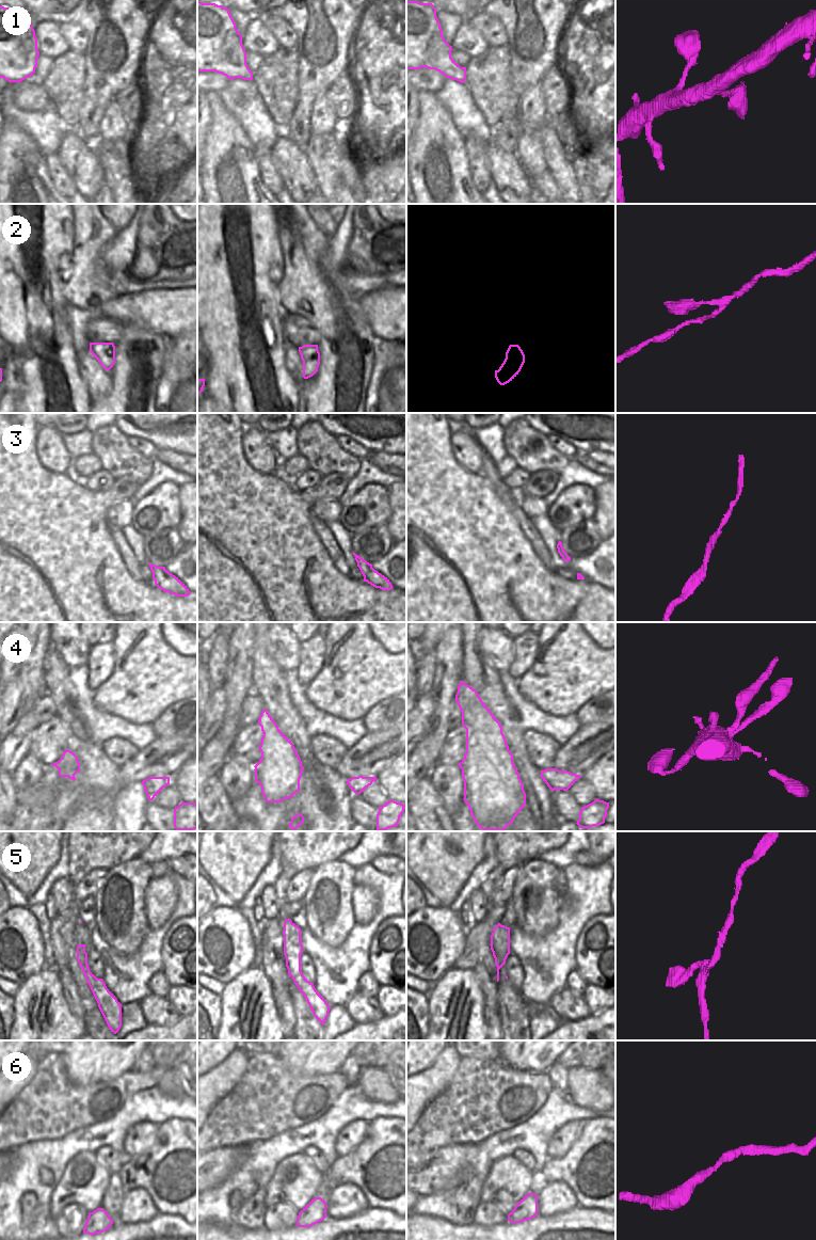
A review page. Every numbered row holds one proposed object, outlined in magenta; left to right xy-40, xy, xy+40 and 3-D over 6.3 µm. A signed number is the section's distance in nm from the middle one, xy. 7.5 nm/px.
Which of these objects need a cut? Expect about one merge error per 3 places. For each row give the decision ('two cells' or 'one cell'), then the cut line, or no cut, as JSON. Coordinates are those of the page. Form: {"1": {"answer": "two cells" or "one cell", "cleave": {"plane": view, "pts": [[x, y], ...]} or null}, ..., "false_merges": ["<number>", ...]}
{"1": {"answer": "one cell", "cleave": null}, "2": {"answer": "one cell", "cleave": null}, "3": {"answer": "one cell", "cleave": null}, "4": {"answer": "two cells", "cleave": {"plane": "xy+40", "pts": [[571, 773], [563, 774], [549, 788]]}}, "5": {"answer": "one cell", "cleave": null}, "6": {"answer": "one cell", "cleave": null}, "false_merges": ["4"]}

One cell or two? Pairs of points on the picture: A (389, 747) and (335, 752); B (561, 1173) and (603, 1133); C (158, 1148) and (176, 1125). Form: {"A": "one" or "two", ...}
{"A": "two", "B": "one", "C": "one"}

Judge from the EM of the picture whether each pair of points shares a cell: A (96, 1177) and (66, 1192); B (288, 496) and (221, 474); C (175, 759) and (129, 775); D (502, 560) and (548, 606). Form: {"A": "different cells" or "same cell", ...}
{"A": "same cell", "B": "same cell", "C": "same cell", "D": "same cell"}

